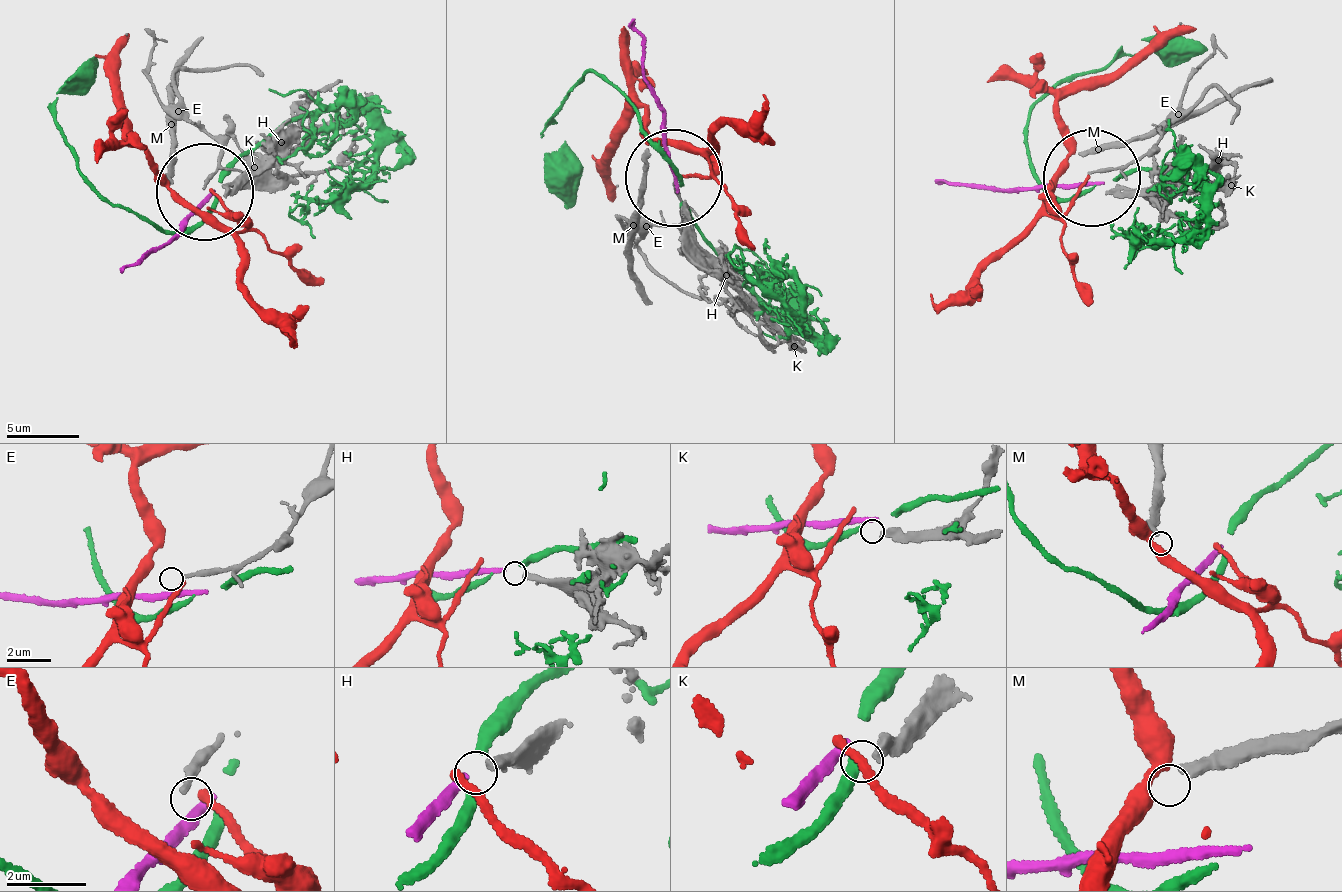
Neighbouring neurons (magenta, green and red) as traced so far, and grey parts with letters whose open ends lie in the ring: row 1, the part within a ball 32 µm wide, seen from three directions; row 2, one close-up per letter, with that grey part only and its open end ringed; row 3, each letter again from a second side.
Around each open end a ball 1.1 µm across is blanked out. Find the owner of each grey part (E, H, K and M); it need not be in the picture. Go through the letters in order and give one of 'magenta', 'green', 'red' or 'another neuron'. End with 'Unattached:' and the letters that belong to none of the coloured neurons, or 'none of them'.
E: another neuron
H: magenta
K: another neuron
M: another neuron
Unattached: E, K, M

